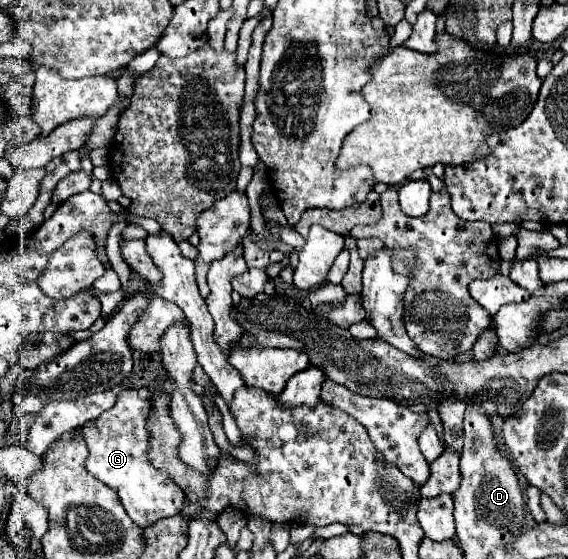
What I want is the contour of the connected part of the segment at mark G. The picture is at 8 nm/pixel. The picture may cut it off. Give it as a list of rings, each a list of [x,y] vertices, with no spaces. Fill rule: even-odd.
[[[119,390],[115,406],[81,428],[89,446],[89,456],[85,460],[87,472],[119,494],[125,512],[141,528],[179,514],[185,502],[183,490],[165,472],[155,470],[149,460],[149,416],[151,406],[147,400],[137,398],[135,390]]]

